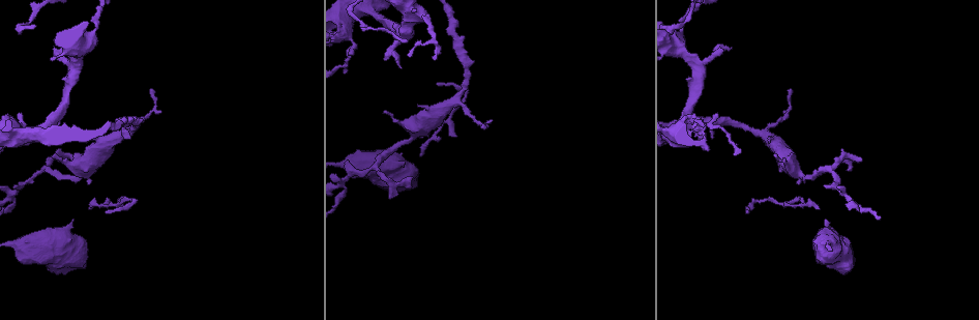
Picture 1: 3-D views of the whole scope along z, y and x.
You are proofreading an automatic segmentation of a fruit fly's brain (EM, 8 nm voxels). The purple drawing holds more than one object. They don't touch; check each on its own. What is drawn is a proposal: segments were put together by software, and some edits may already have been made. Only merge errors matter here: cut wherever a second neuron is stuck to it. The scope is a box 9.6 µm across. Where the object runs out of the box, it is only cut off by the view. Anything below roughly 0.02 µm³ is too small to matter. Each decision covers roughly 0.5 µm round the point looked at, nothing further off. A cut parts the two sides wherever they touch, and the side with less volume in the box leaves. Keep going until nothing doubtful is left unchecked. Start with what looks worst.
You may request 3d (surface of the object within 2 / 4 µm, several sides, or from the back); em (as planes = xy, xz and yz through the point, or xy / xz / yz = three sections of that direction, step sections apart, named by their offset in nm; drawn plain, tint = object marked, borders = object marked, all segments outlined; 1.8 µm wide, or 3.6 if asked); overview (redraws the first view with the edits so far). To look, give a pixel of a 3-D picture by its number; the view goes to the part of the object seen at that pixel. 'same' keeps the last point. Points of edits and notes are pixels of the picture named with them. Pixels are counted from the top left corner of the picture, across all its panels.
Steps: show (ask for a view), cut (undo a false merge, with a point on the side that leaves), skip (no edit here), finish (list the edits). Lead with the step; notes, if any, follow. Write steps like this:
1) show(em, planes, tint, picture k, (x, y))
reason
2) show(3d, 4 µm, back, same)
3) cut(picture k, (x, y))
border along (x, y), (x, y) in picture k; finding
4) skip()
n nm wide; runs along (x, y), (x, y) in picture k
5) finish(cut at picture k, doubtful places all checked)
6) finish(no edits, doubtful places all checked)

show(em, planes, tint, picture 1, (22, 124))
small branch off a trunk

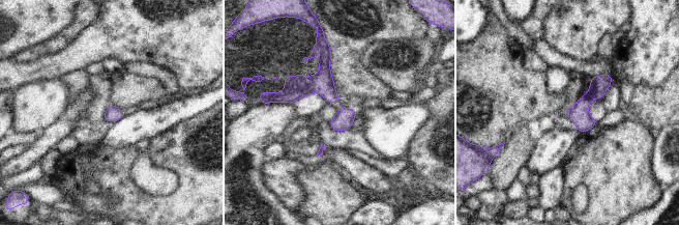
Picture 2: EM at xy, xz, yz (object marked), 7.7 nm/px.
skip()
runs along (609, 77), (583, 103), (581, 129) in picture 2; continuous, no second neuron

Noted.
show(em, planes, tint, picture 1, (412, 13))
thick turns thin

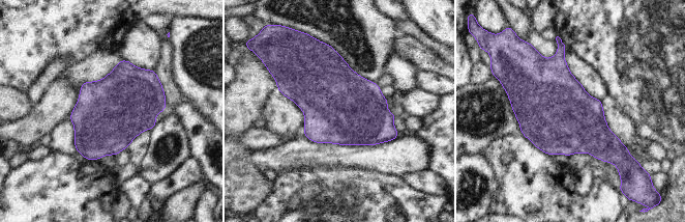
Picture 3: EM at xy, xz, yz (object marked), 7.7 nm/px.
skip()
550 nm wide; continuous, no second neuron

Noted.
show(3d, 4 µm, picture 1, (348, 17))
calibre changes

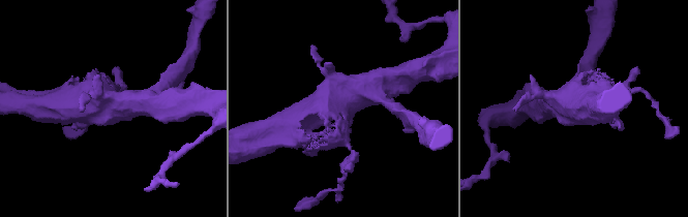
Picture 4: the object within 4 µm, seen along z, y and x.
show(em, xy, step 16, tint, picture 4, (113, 106))

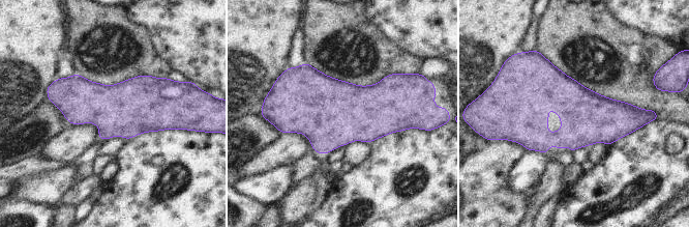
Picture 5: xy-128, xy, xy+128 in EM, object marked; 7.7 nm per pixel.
skip()
continuous, no second neuron

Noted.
show(em, xy, step 16, tint, picture 1, (398, 42))
sudden change in width

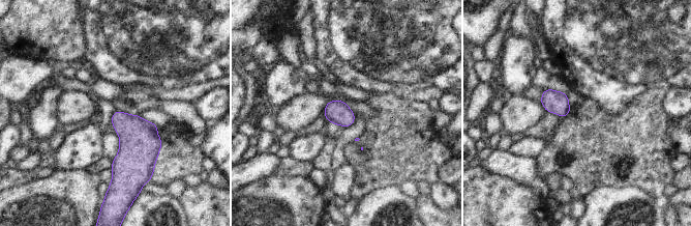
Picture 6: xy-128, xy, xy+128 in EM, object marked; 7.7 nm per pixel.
skip()
50 nm wide; all the same neuron

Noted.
show(3d, 2 µm, picture 1, (12, 195))

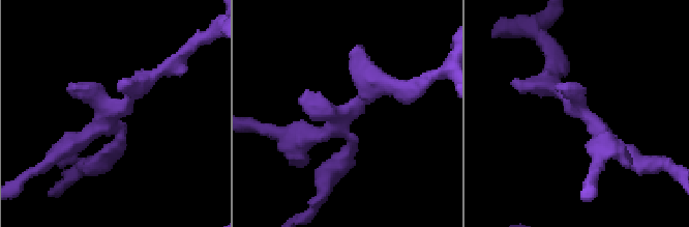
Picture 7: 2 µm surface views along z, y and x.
show(em, planes, plain, picture 7, (583, 115))
need the tissue

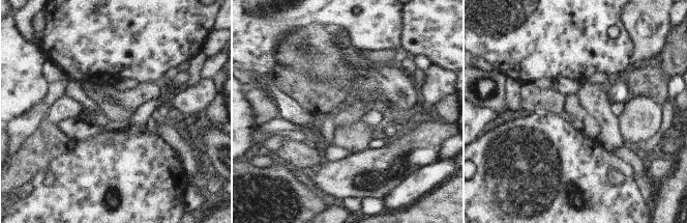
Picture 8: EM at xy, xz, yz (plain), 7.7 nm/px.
show(em, planes, tint, same)

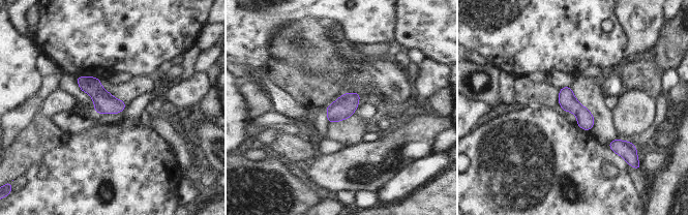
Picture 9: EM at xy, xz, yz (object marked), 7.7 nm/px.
skip()
runs along (563, 90), (588, 127) in picture 9; all the same neuron

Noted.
show(3d, 2 µm, picture 1, (375, 162))

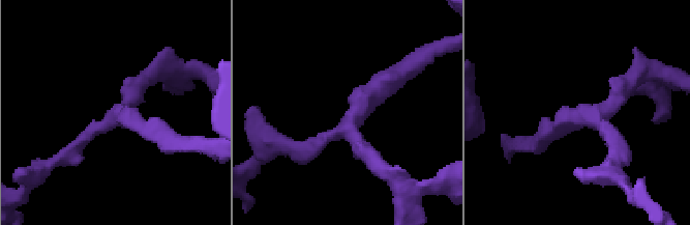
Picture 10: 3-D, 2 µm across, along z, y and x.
show(em, planes, tint, picture 10, (589, 115))
3 arms

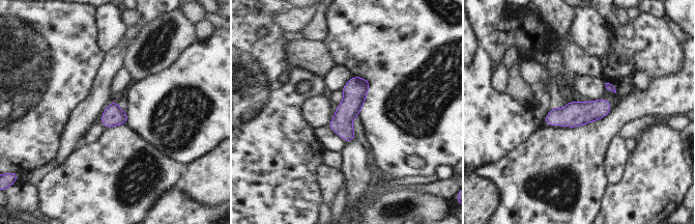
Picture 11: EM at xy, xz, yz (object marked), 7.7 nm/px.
skip()
runs along (360, 80), (346, 111), (347, 138) in picture 11; one neuron here

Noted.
finish(no edits, doubtful places all checked)

